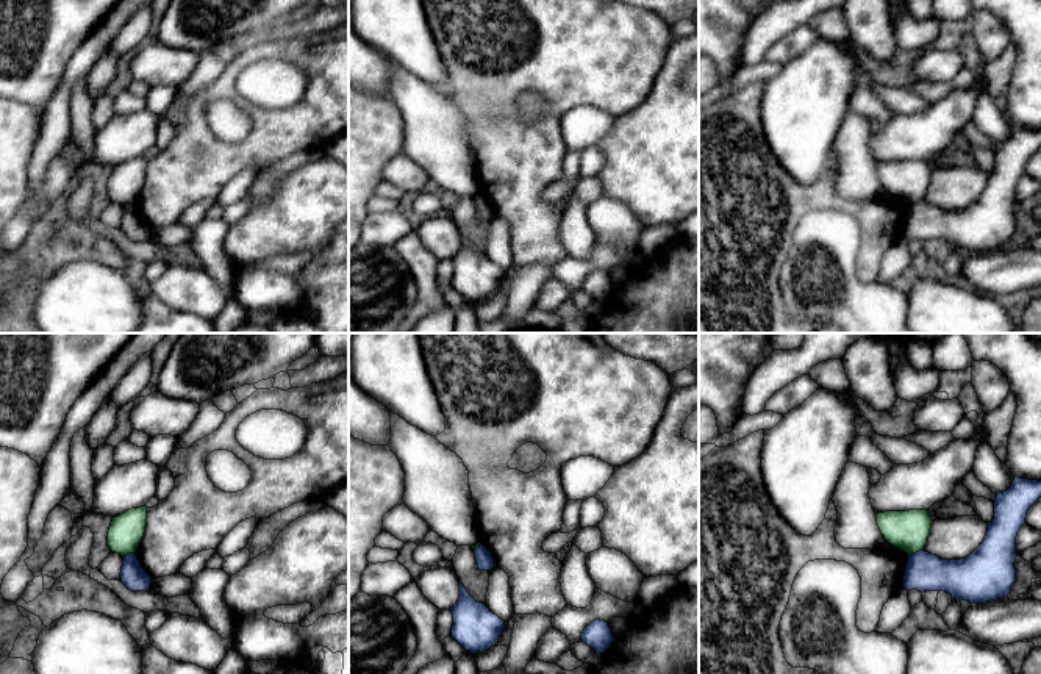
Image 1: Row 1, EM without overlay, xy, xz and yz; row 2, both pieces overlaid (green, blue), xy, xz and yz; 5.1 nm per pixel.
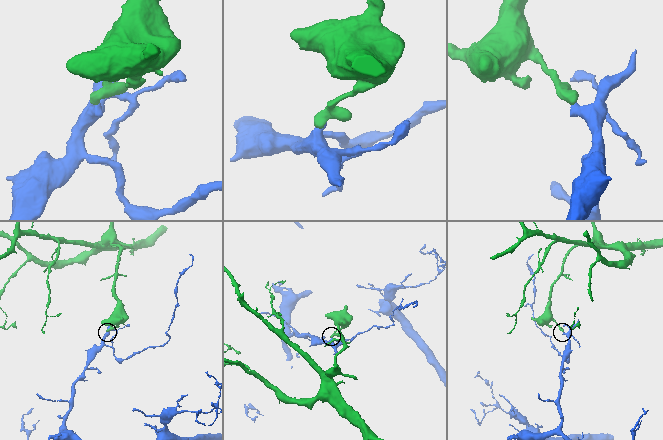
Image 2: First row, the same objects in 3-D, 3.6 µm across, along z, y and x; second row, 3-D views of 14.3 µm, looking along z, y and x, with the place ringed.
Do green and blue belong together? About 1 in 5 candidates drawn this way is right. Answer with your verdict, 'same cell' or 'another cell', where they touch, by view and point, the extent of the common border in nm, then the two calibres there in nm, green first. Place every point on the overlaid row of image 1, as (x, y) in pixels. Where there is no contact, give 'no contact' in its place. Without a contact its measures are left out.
another cell; contact yz (915, 552); length 90 nm; calibres 200 and 190 nm

